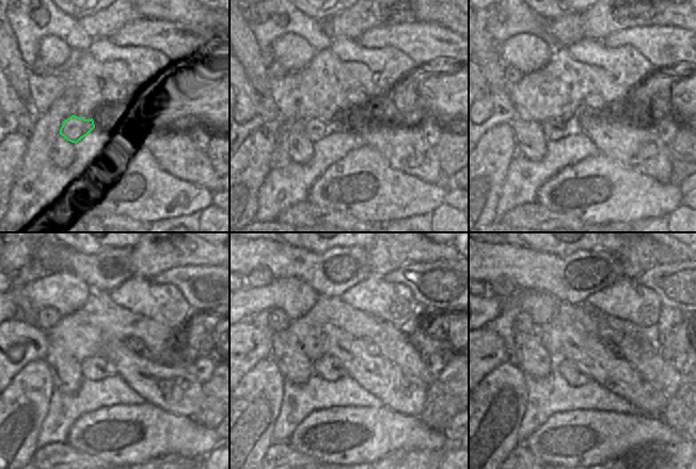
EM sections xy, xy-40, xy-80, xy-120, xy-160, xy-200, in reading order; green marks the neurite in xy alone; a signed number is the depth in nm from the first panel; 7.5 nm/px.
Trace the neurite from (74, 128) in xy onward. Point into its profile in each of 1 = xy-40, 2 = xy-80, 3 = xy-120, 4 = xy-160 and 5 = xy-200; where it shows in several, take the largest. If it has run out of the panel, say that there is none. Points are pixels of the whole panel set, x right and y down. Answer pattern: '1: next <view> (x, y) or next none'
1: next xy-40 (315, 129)
2: next xy-80 (553, 129)
3: next xy-120 (94, 368)
4: next xy-160 (328, 368)
5: next xy-200 (572, 372)

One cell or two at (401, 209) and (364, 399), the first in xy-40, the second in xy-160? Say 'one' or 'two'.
two

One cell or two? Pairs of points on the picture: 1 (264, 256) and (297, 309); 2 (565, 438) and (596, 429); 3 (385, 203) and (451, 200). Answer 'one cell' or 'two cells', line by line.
1: two cells
2: one cell
3: two cells

